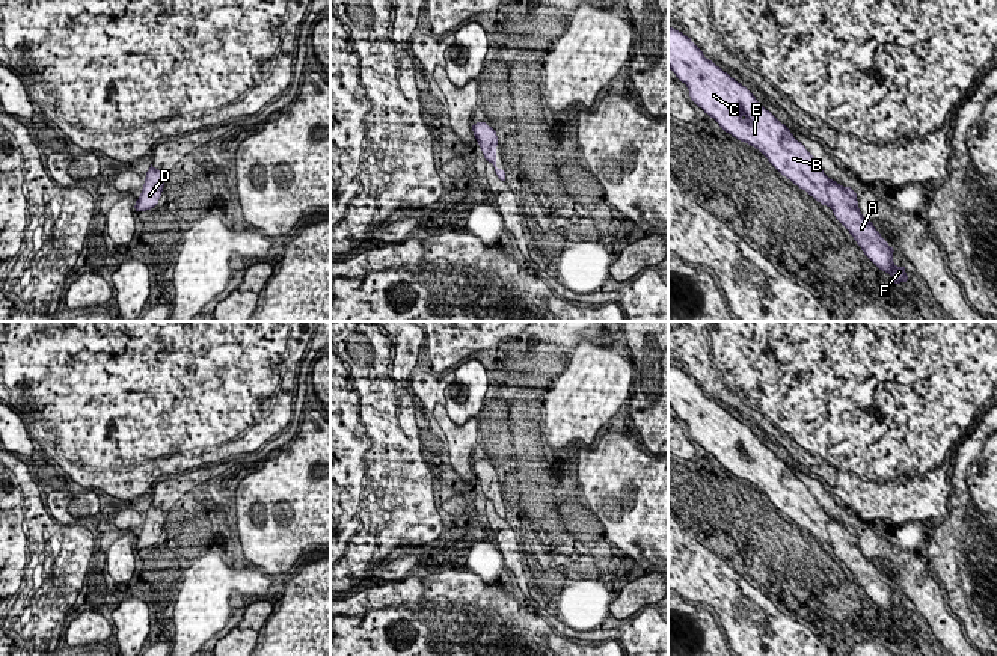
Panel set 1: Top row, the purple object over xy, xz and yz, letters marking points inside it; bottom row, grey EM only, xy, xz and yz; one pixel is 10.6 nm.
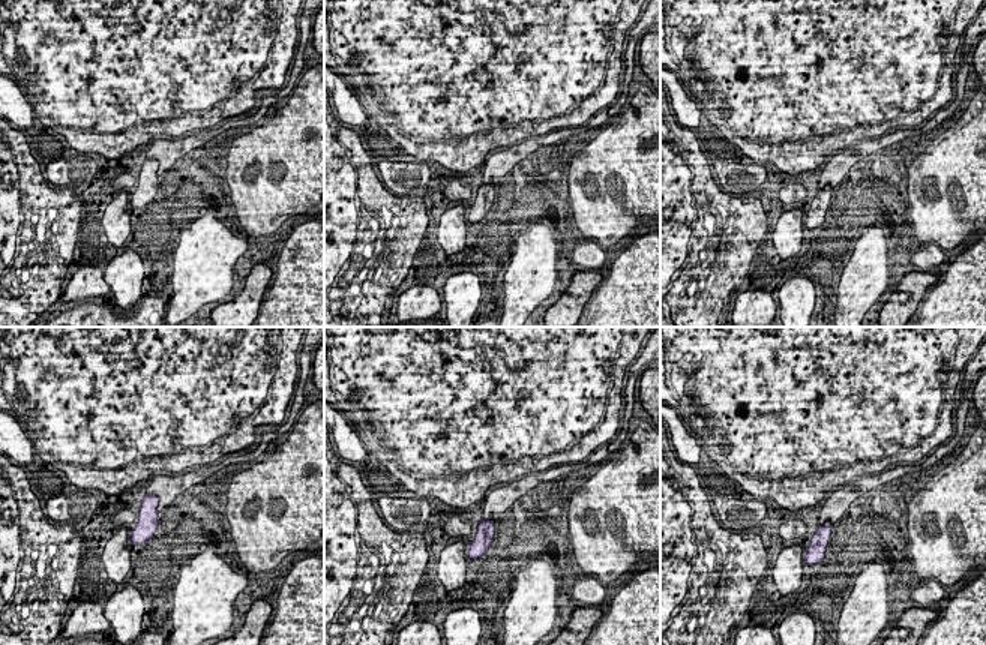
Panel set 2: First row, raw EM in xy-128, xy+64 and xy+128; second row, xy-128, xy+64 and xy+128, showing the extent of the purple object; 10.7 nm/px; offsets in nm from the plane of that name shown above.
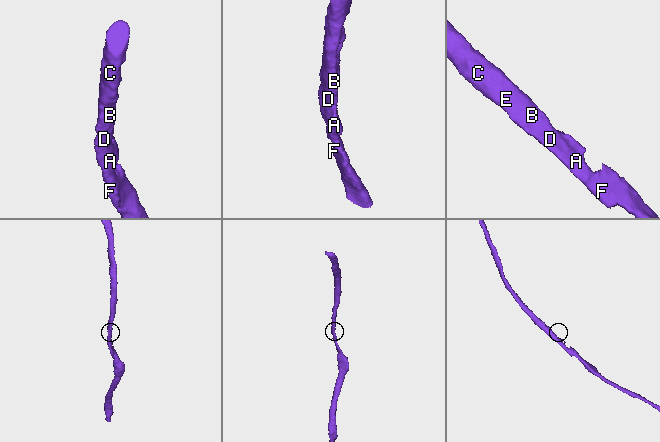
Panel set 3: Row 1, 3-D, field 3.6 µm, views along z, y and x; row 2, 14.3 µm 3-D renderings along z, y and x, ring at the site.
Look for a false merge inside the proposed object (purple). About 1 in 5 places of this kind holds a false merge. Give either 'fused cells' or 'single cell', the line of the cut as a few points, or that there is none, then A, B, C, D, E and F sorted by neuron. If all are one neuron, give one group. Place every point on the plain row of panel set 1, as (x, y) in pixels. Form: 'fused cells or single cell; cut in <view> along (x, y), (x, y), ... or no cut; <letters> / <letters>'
single cell; no cut; A B C D E F

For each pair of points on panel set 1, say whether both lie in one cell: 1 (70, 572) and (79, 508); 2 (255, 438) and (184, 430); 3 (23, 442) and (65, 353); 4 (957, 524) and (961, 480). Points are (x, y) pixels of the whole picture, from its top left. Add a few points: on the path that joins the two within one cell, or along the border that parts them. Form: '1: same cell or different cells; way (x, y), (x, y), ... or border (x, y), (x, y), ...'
1: different cells; border (79, 521), (83, 522)
2: same cell; way (237, 445), (228, 445), (213, 430), (202, 430)
3: different cells; border (17, 415), (18, 423), (32, 439)
4: same cell; way (964, 513), (966, 490)

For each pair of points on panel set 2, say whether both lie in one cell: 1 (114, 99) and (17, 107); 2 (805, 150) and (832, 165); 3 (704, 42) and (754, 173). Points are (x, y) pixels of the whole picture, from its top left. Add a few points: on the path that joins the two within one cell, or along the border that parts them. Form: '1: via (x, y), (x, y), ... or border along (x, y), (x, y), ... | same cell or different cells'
1: border along (17, 87), (33, 110) | different cells
2: border along (830, 155), (824, 162) | different cells
3: border along (755, 162), (764, 165) | different cells

